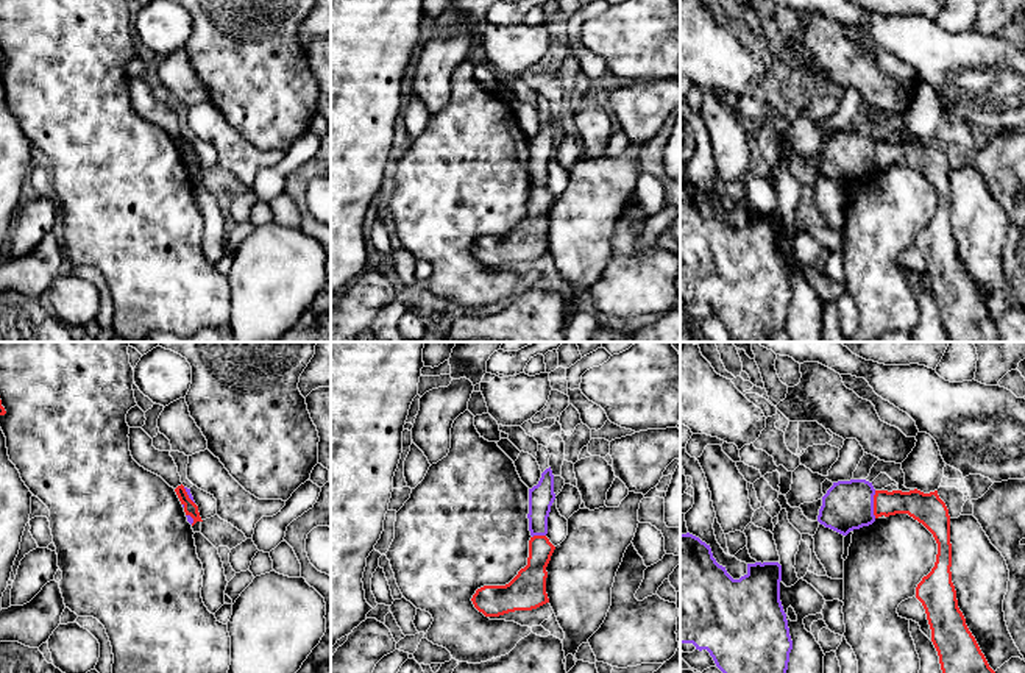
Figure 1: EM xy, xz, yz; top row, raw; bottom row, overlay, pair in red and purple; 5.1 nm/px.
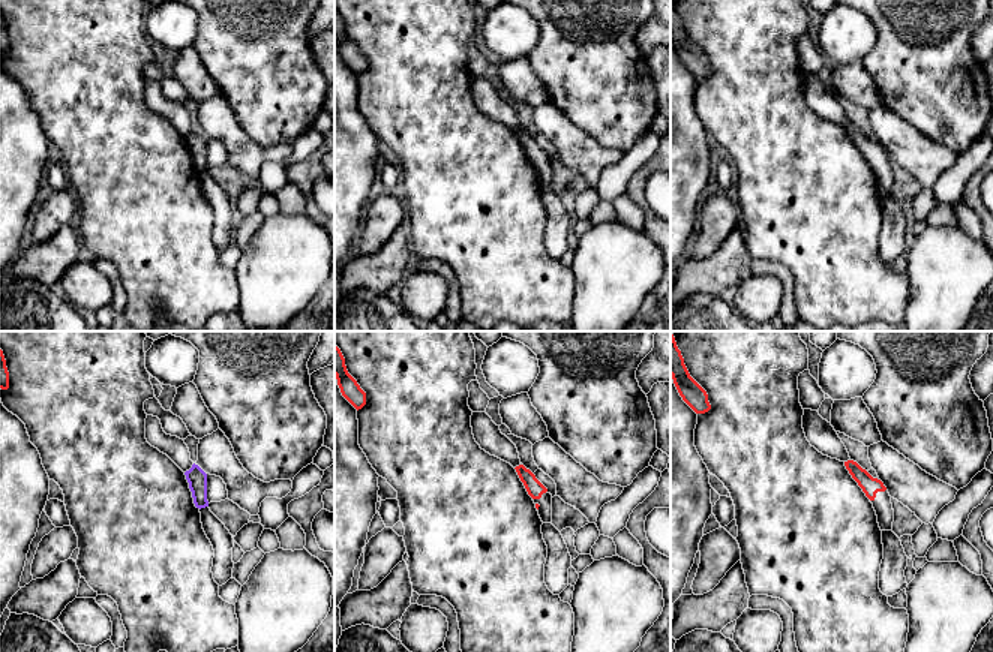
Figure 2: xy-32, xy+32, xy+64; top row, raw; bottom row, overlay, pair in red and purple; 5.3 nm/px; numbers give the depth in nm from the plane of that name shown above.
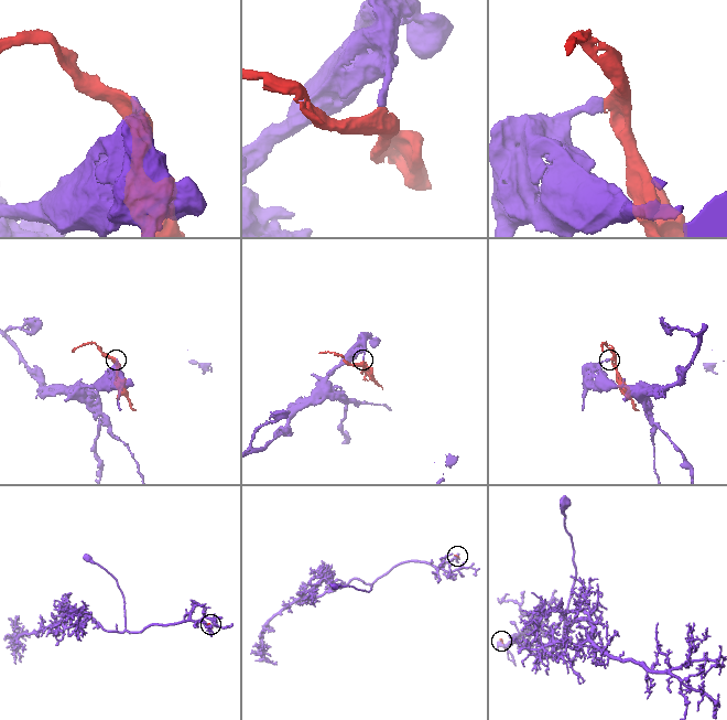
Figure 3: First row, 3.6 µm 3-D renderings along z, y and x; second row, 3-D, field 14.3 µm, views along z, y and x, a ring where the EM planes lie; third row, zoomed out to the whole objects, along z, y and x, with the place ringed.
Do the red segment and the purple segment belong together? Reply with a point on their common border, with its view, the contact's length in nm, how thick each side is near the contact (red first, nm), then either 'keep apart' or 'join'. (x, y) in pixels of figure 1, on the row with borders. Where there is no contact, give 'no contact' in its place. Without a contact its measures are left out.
yz (874, 505) | 140 nm | 150/260 nm | keep apart

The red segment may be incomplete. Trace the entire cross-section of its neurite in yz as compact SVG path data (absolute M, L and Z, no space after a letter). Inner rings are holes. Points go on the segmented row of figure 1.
M917 489L875 490L874 515L908 514L922 523L938 543L936 562L931 572L916 587L931 629L931 642L938 651L942 673L995 673L958 607L952 582L950 515L938 490L924 493Z

